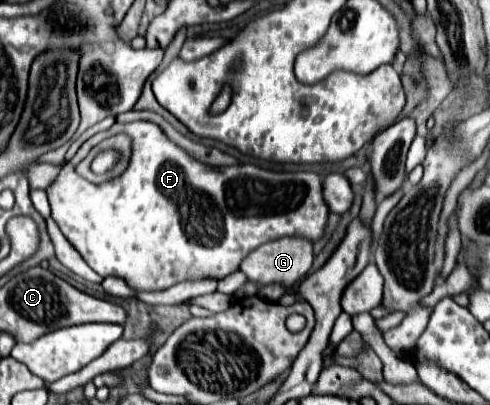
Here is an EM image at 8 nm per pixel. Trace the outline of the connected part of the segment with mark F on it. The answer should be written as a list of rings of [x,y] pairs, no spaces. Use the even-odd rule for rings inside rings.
[[[116,122],[110,130],[86,140],[86,144],[48,186],[46,194],[52,218],[86,264],[102,278],[122,278],[134,290],[166,290],[184,280],[222,280],[224,276],[236,272],[242,258],[260,244],[282,236],[306,236],[310,242],[318,240],[328,218],[328,206],[322,200],[322,180],[318,174],[270,172],[252,164],[212,168],[200,164],[182,148],[176,148],[176,144],[170,142],[152,122]],[[116,134],[126,134],[132,140],[132,156],[124,174],[102,184],[92,184],[80,178],[74,172],[74,166],[82,162],[96,144]]]

